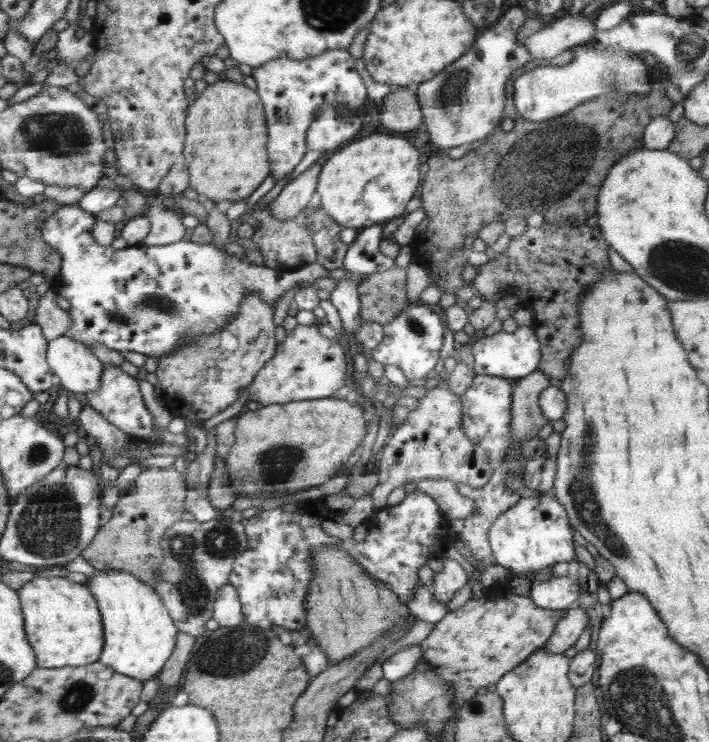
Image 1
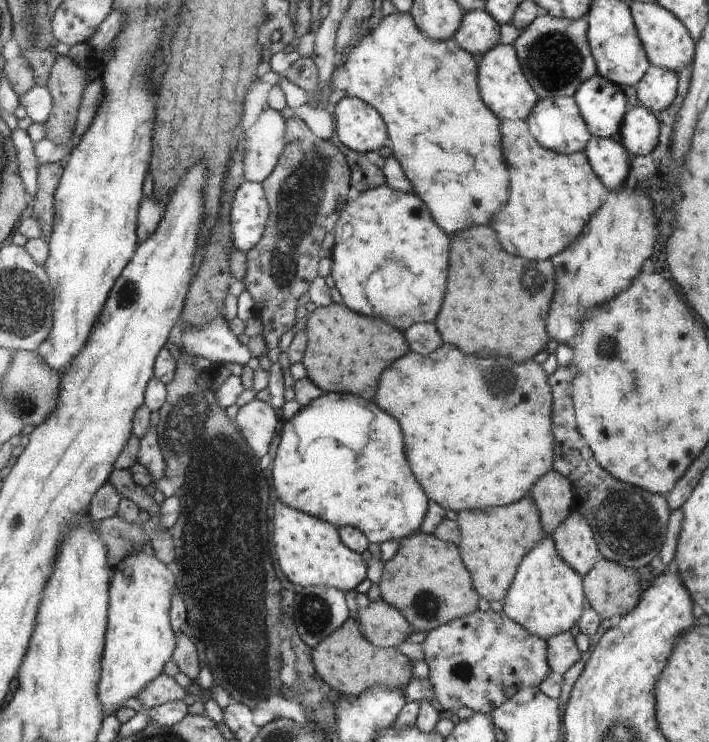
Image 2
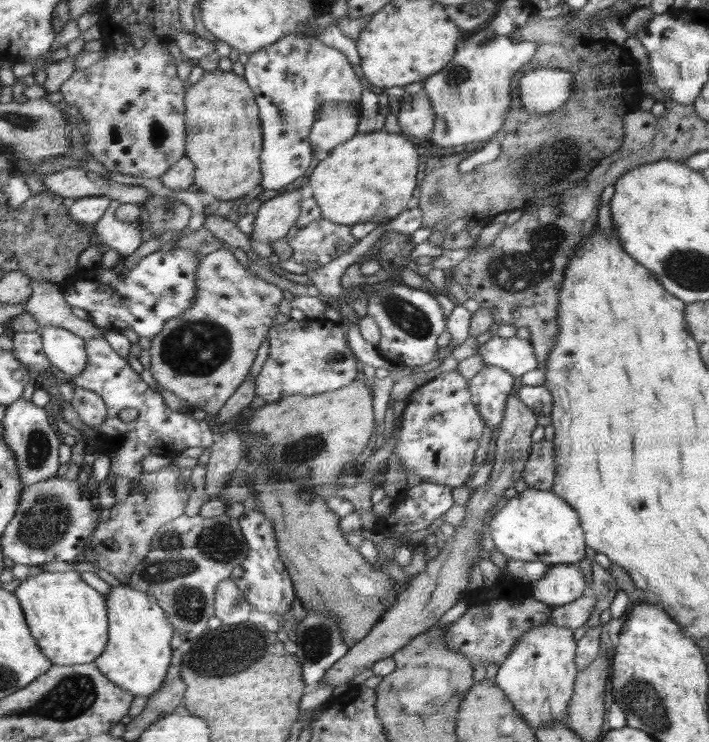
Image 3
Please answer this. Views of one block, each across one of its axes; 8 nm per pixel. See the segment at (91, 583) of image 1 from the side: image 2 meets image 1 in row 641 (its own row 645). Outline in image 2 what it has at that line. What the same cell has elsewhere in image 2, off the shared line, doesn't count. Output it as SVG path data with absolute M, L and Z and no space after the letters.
M147 541L140 552L124 558L112 568L107 648L100 682L100 702L107 714L114 714L126 700L136 698L160 675L175 652L176 636L172 632L171 616L168 616L174 576L152 552L152 544Z

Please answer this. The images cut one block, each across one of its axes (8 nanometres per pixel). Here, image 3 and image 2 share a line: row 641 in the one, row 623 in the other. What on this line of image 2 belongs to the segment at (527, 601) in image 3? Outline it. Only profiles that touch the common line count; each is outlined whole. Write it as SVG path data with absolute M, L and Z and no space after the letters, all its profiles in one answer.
M504 611L473 612L468 616L451 620L428 633L422 642L429 679L434 688L434 698L442 706L442 713L450 715L460 707L467 706L475 713L490 714L502 706L523 687L538 687L552 673L548 666L547 640L534 636L528 629L516 624Z

